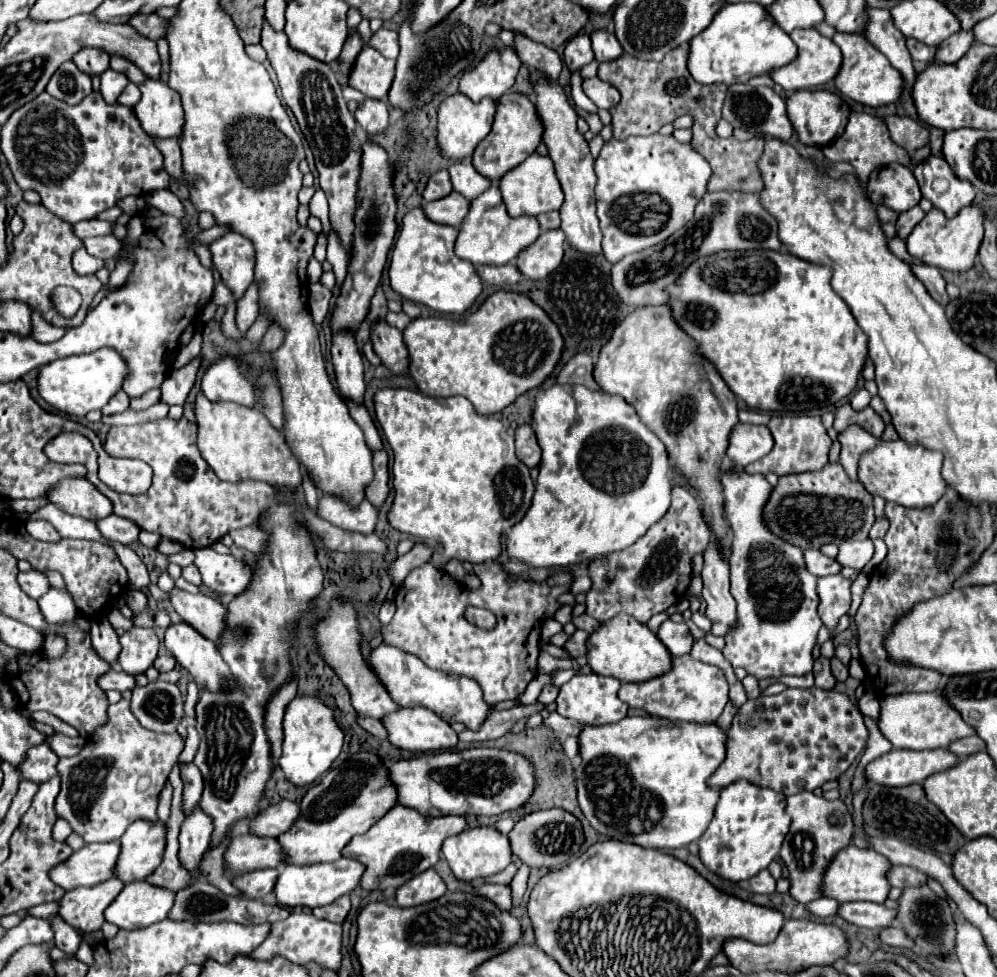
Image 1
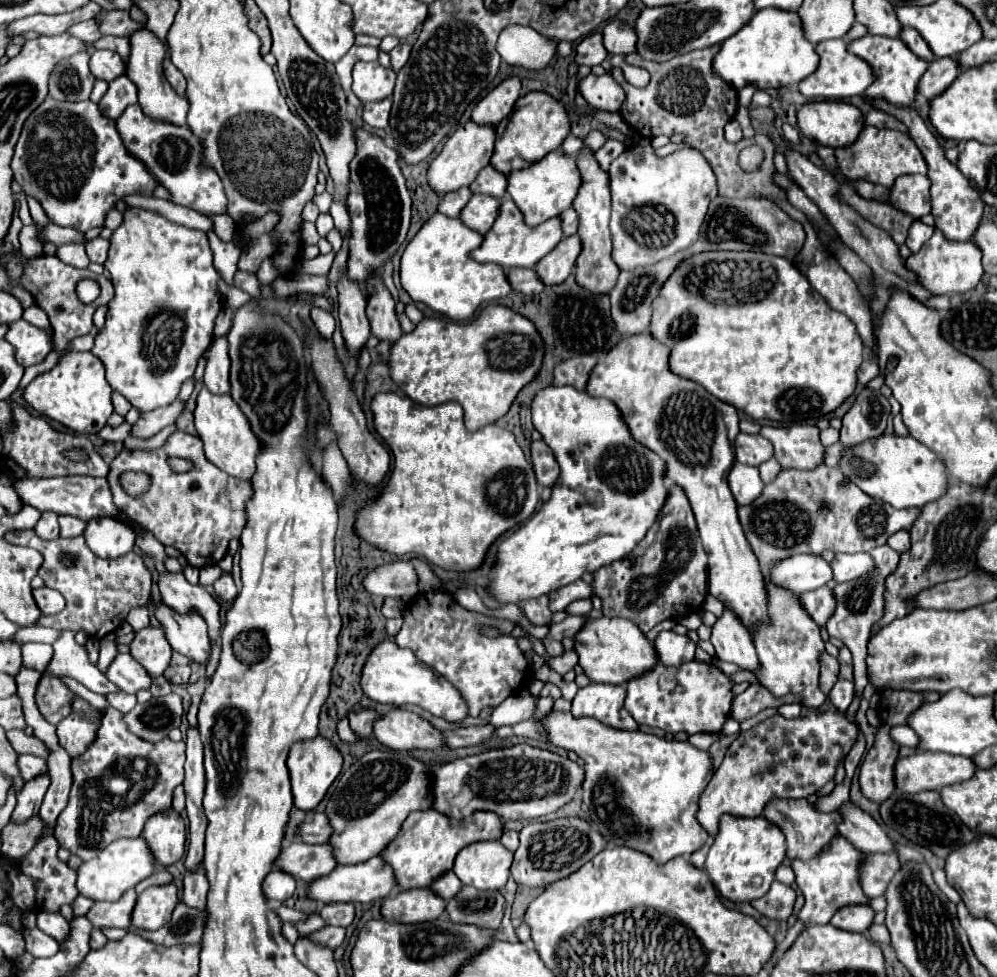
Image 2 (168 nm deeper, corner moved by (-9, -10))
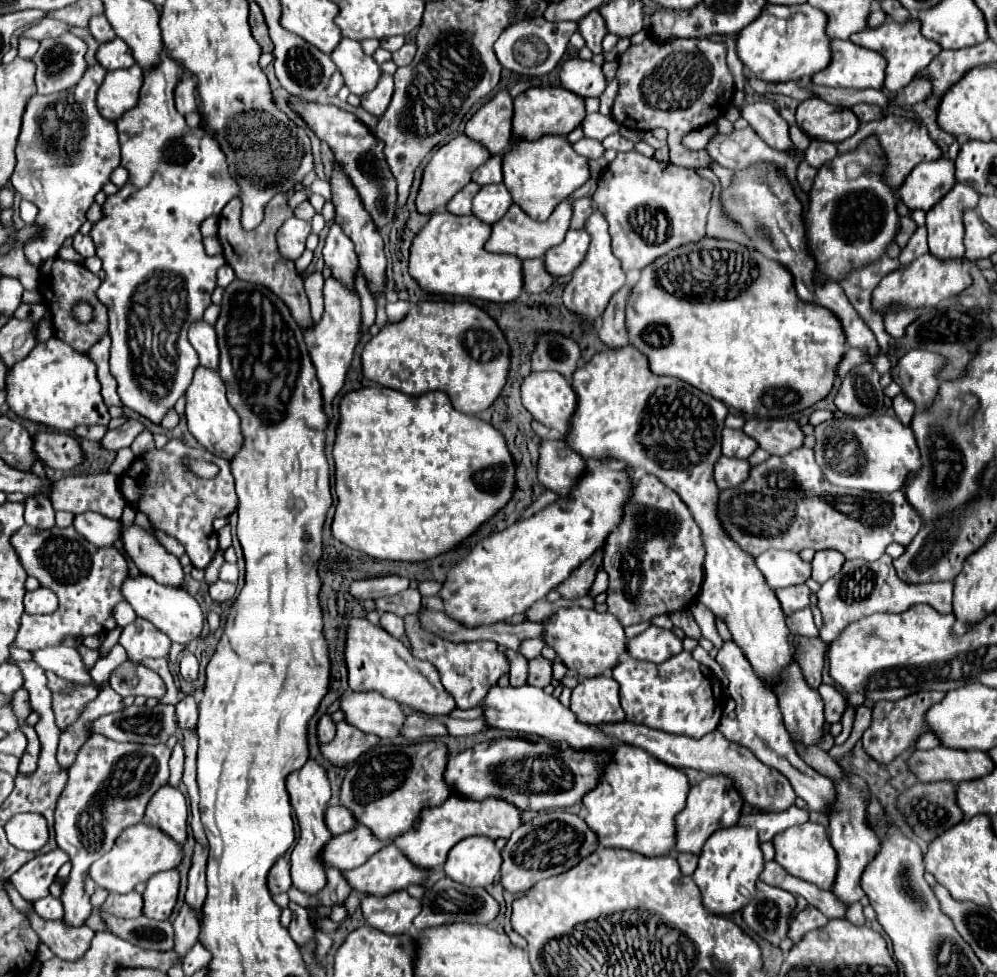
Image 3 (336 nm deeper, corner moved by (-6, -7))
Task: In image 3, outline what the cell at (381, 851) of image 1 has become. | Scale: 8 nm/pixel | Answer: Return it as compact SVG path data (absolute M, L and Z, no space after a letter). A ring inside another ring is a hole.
M452 795L440 807L424 809L422 815L418 815L418 819L414 821L414 827L408 833L396 837L392 843L416 867L432 871L434 867L446 863L446 855L450 853L450 849L458 841L462 841L466 837L472 837L472 835L486 835L490 839L500 839L500 837L508 839L518 825L520 825L520 811L512 803L506 803L502 799L474 801L474 799Z

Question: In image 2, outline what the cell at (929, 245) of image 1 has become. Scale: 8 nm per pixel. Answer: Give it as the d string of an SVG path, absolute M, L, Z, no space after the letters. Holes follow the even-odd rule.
M933 234L933 238L917 252L911 254L905 260L905 268L911 270L917 276L917 282L929 290L933 296L951 296L951 294L963 294L973 290L981 276L981 252L973 246L973 242L945 242L945 238L941 238L941 234Z

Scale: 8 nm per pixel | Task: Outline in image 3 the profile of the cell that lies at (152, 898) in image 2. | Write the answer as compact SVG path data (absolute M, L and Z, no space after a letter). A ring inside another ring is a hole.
M176 869L152 875L146 883L142 913L146 917L158 919L158 921L168 919L176 905L178 885L180 885L180 877L178 877Z

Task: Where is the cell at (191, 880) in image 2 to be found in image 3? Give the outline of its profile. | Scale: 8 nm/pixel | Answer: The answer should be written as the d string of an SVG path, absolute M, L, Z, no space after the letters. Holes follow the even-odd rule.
M186 903L182 905L178 917L174 919L174 933L176 933L176 947L174 951L184 957L190 947L196 943L198 937L198 919L194 915L194 907L186 907Z

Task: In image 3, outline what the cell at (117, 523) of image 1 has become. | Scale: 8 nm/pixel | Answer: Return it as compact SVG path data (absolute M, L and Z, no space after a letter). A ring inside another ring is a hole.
M80 513L74 517L74 529L96 547L112 547L120 541L122 523L98 513Z

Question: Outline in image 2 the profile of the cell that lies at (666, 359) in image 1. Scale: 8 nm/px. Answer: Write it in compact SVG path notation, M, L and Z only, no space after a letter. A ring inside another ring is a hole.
M649 332L637 334L637 338L621 338L617 346L613 346L613 350L609 350L609 354L605 354L605 358L591 370L587 394L609 398L619 408L633 440L655 452L665 462L665 478L681 486L691 502L701 542L709 556L709 594L715 596L725 608L729 608L751 634L755 634L759 624L769 622L767 588L757 556L753 554L741 530L737 518L737 502L727 486L727 474L735 462L733 438L739 434L739 414L731 404L725 404L711 396L701 384L675 376L669 370L667 358L669 350L665 350L665 346L661 346L655 338L649 338Z

